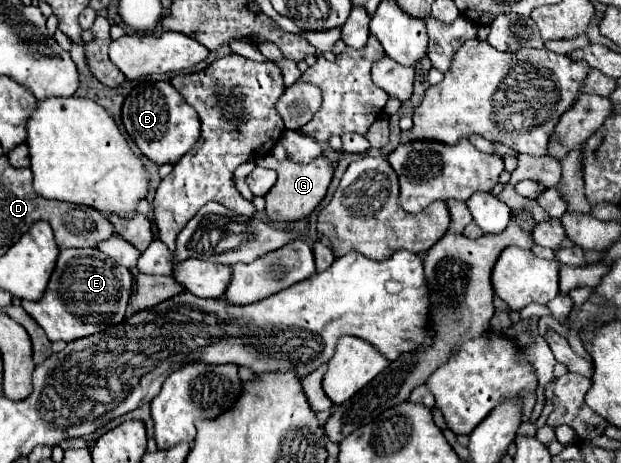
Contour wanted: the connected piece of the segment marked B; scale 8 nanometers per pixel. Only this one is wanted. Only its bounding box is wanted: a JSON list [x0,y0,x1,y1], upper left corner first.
[122,81,200,165]

